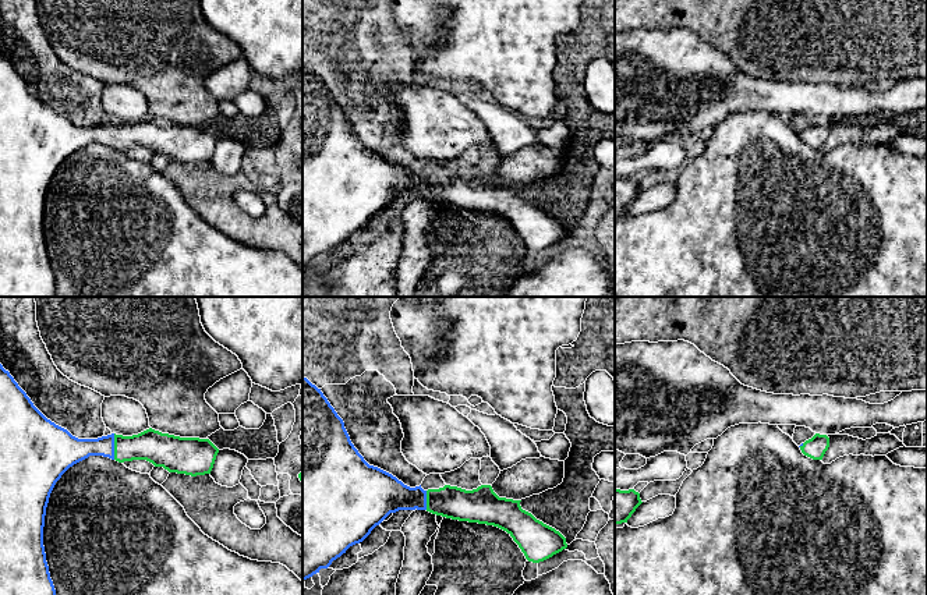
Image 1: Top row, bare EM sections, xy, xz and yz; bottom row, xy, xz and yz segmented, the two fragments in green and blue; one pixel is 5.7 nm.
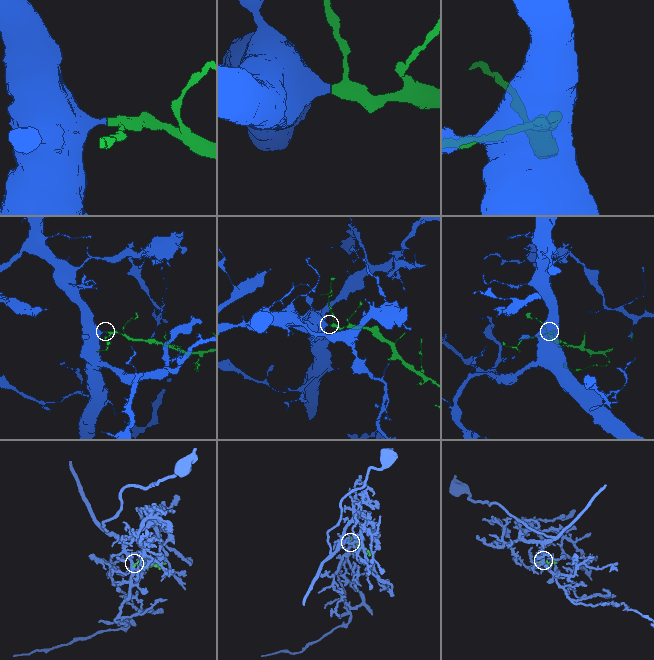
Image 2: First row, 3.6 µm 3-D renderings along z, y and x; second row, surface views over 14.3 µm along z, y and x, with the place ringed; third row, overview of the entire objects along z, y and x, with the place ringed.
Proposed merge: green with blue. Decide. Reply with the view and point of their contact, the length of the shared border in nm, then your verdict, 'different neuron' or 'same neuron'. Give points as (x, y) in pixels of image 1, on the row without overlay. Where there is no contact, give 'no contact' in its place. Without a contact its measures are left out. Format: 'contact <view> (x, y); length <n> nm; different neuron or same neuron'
contact xy (115, 134); length 150 nm; same neuron

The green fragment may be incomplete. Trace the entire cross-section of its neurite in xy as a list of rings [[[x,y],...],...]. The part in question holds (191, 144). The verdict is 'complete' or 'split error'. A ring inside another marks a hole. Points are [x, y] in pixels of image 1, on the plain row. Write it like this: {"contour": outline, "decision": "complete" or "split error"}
{"contour": [[[0,52],[0,297],[56,297],[56,277],[43,234],[50,181],[61,163],[89,144],[118,150],[146,148],[169,160],[210,162],[219,137],[209,127],[180,125],[152,116],[132,124],[78,127],[47,107]]], "decision": "split error"}

